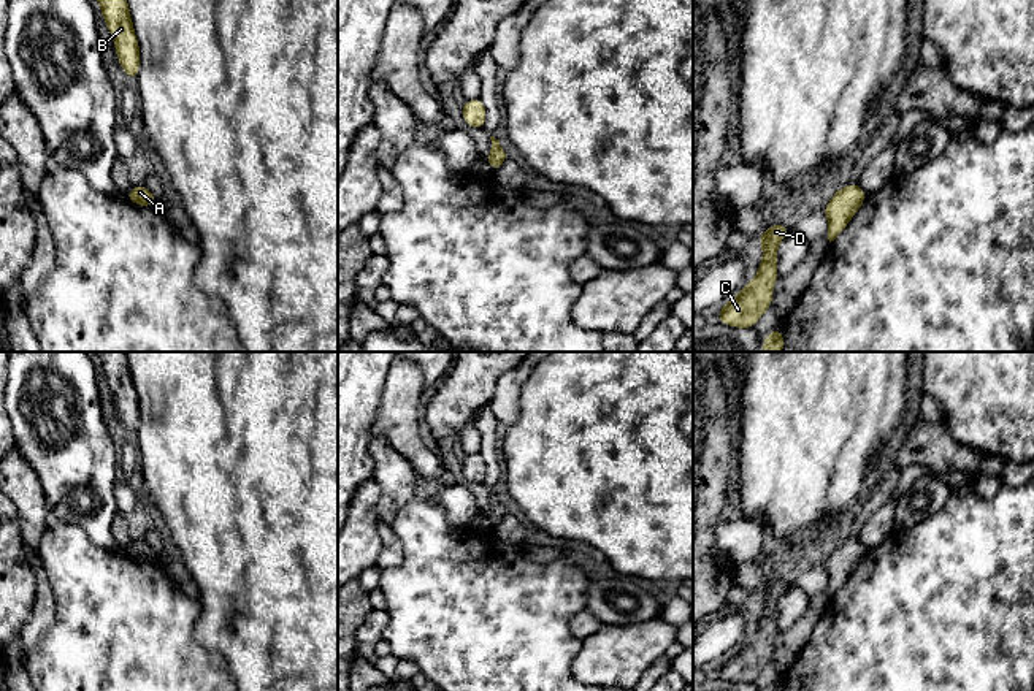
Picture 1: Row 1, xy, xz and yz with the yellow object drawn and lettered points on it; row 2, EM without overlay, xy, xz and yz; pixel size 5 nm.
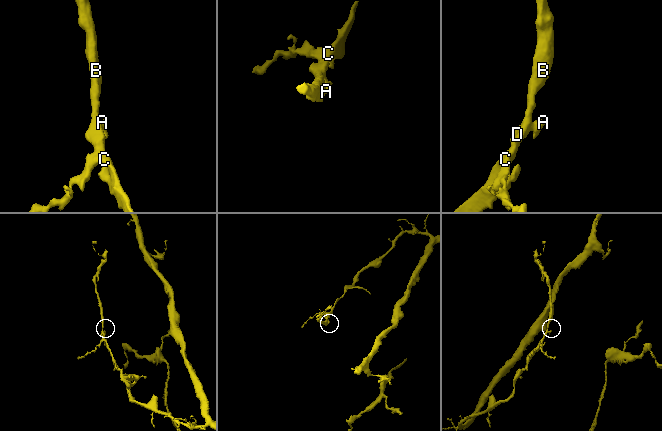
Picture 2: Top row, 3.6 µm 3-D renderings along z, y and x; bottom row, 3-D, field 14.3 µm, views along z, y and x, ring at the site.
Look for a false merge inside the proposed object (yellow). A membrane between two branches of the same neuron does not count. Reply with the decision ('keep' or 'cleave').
keep

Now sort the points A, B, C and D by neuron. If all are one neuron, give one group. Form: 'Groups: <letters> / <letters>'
Groups: A B C D

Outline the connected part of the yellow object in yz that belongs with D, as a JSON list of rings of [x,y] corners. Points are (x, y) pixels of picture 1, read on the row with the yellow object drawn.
[[[783,223],[766,228],[758,242],[763,246],[763,258],[755,279],[742,287],[742,290],[718,309],[717,320],[723,325],[736,328],[753,328],[758,319],[771,307],[772,290],[777,271],[777,247],[790,233]]]

